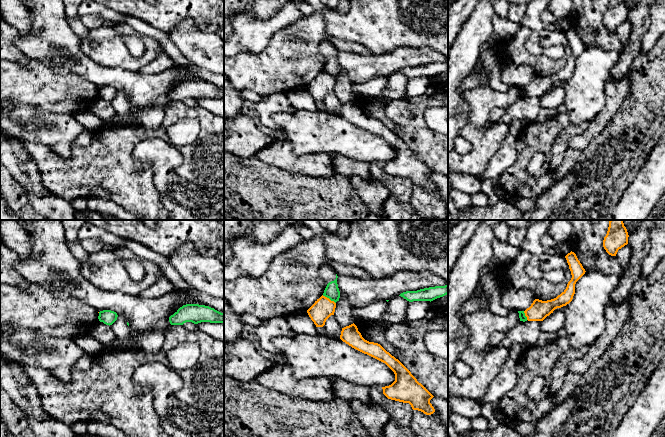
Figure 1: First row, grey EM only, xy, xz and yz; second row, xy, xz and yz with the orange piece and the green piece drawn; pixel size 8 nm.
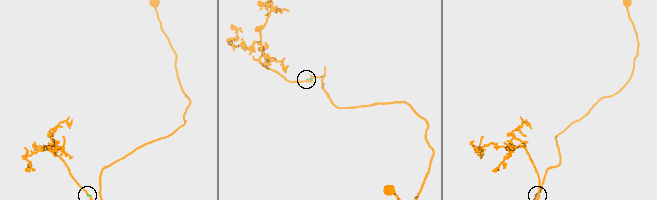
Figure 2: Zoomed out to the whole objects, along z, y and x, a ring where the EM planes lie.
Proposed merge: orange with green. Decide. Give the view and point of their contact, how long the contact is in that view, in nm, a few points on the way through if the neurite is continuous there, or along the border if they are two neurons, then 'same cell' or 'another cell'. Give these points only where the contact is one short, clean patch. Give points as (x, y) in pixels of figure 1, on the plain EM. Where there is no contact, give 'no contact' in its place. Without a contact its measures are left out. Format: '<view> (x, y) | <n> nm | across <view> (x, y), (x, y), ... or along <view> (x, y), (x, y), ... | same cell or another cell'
xz (328, 74) | 130 nm | along xz (322, 71), (335, 79) | another cell

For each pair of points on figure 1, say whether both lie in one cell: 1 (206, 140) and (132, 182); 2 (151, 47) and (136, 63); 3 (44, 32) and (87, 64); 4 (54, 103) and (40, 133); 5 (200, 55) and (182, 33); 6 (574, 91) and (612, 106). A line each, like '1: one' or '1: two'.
1: one
2: one
3: one
4: two
5: one
6: two

